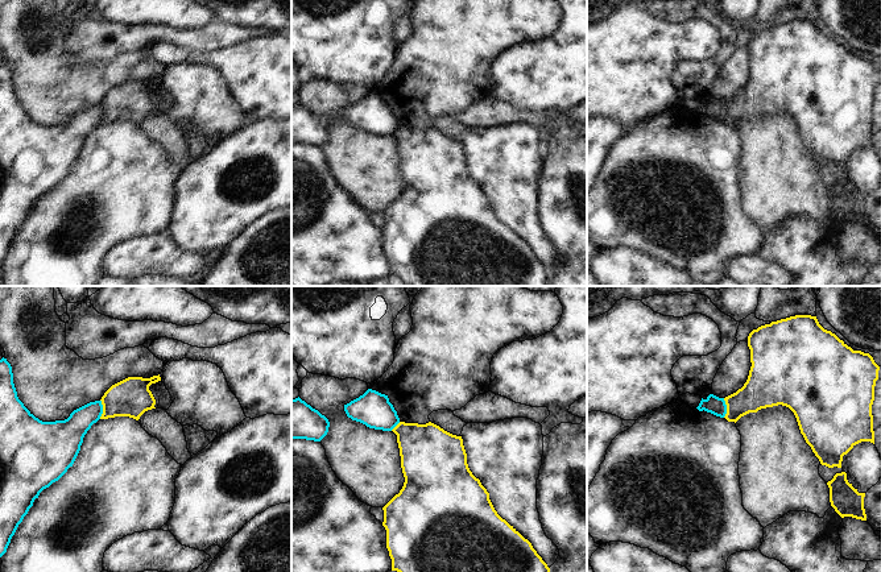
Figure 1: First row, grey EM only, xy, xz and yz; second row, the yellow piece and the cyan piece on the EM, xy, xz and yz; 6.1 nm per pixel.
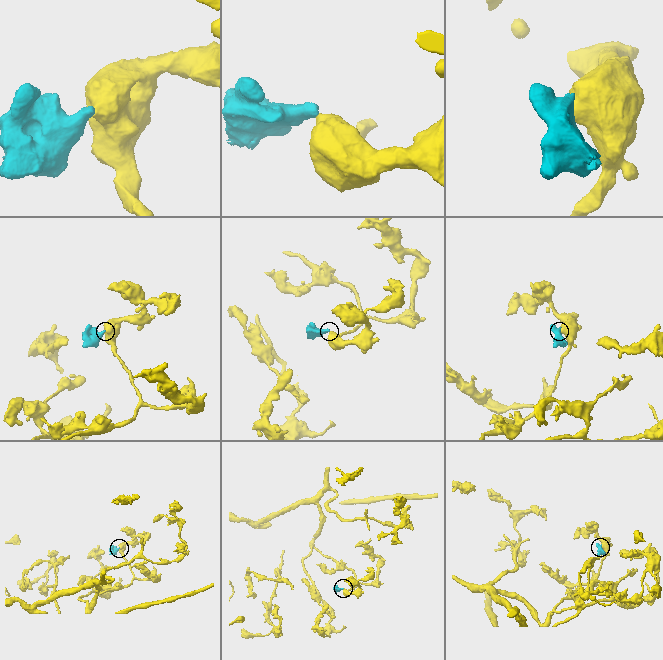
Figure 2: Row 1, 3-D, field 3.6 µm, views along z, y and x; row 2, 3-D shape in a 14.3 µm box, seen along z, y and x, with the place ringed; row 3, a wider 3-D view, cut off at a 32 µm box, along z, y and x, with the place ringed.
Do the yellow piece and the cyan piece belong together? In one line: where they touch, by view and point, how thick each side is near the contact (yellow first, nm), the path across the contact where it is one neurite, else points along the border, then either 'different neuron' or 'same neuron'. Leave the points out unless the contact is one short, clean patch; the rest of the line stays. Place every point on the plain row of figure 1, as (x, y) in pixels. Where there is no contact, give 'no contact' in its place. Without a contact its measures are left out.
meets yellow in yz at (727, 112); 220 nm thick on the yellow side, 110 nm on the other; border along yz (723, 103), (726, 110), (724, 121); different neuron

